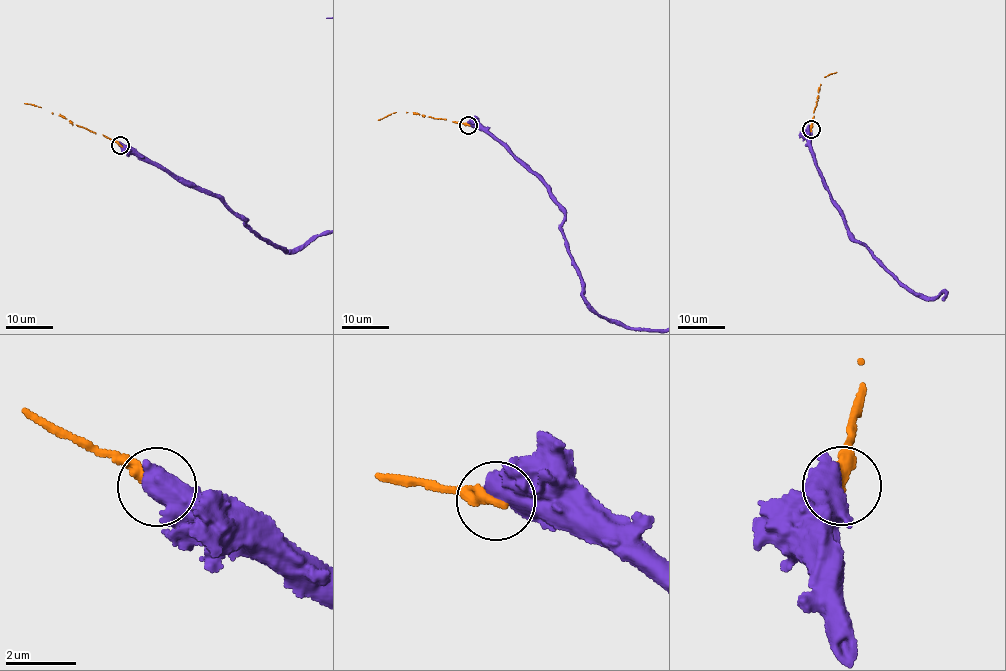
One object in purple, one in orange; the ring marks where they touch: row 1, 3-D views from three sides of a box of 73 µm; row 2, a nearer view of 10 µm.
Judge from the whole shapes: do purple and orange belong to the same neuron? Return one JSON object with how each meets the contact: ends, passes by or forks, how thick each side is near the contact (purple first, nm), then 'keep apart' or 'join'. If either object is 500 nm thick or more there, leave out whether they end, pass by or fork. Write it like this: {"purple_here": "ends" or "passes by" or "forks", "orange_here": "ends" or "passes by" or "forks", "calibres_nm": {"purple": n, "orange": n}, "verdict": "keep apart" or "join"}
{"calibres_nm": {"purple": 750, "orange": 380}, "verdict": "keep apart"}

